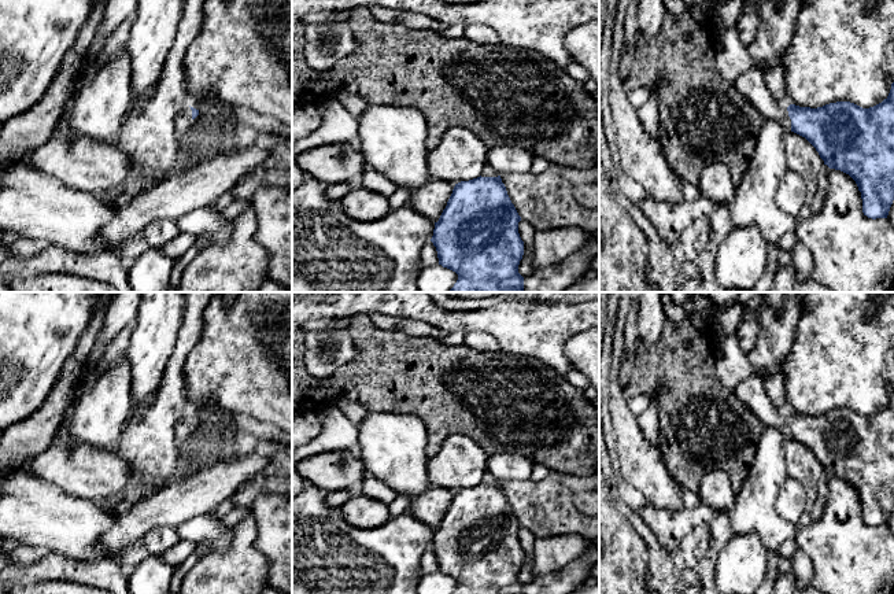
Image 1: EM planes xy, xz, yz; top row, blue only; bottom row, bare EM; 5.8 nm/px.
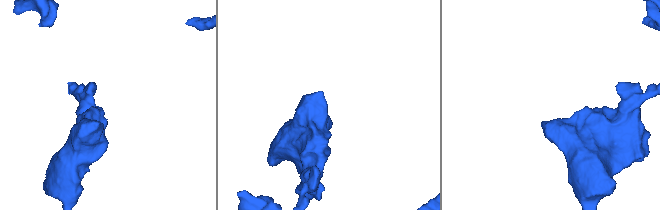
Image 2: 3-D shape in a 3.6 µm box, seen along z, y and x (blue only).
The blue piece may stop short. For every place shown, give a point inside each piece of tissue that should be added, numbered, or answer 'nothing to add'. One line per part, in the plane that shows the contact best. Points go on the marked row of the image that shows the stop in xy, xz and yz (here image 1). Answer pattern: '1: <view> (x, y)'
1: yz (752, 85)

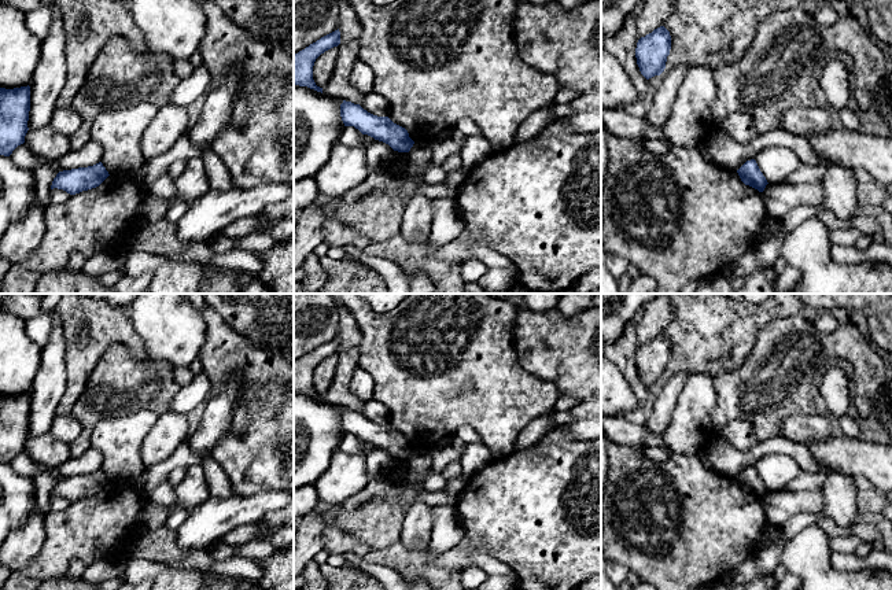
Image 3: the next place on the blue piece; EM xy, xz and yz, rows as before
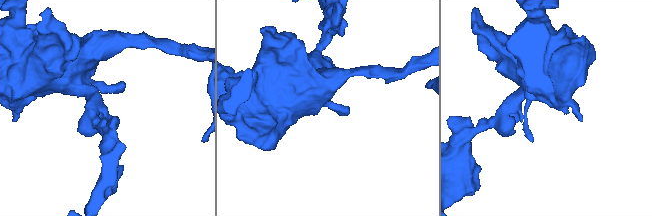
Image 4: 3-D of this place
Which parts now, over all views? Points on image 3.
nothing to add

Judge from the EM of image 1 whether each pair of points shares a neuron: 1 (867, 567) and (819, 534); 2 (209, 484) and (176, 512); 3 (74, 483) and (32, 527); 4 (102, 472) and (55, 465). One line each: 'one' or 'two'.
1: one
2: one
3: two
4: one

